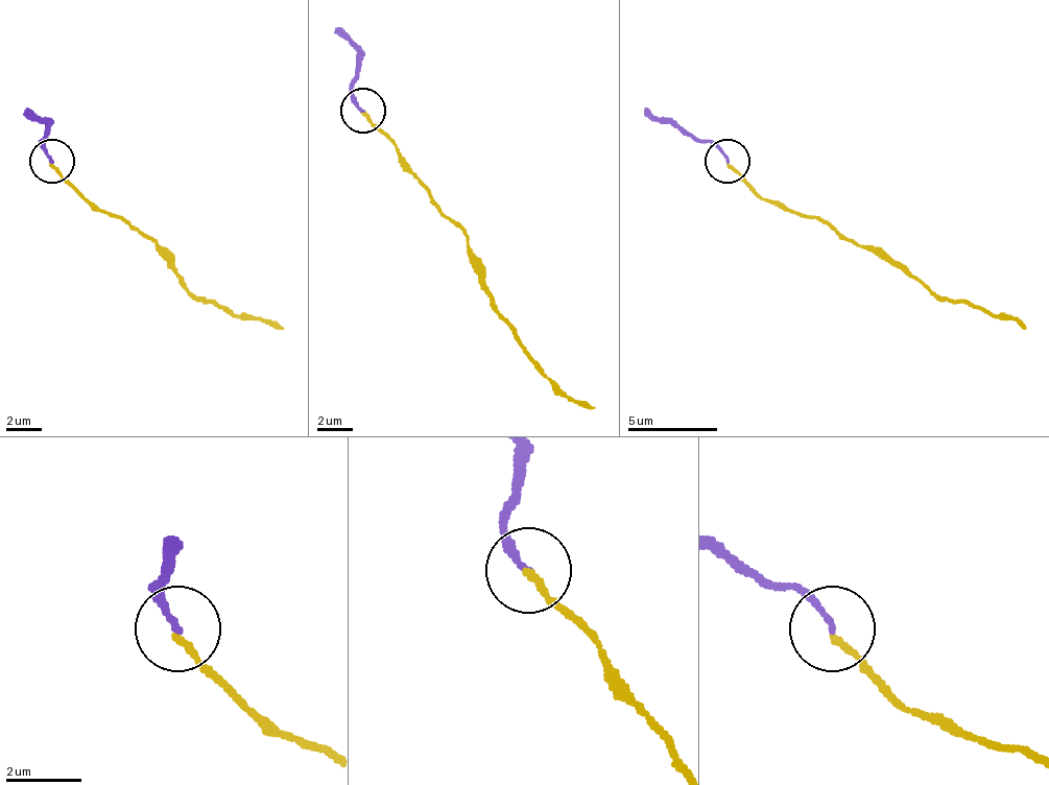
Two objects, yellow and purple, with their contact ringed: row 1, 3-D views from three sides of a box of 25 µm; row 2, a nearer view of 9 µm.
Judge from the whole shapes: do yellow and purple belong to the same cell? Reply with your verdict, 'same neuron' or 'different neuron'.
same neuron

